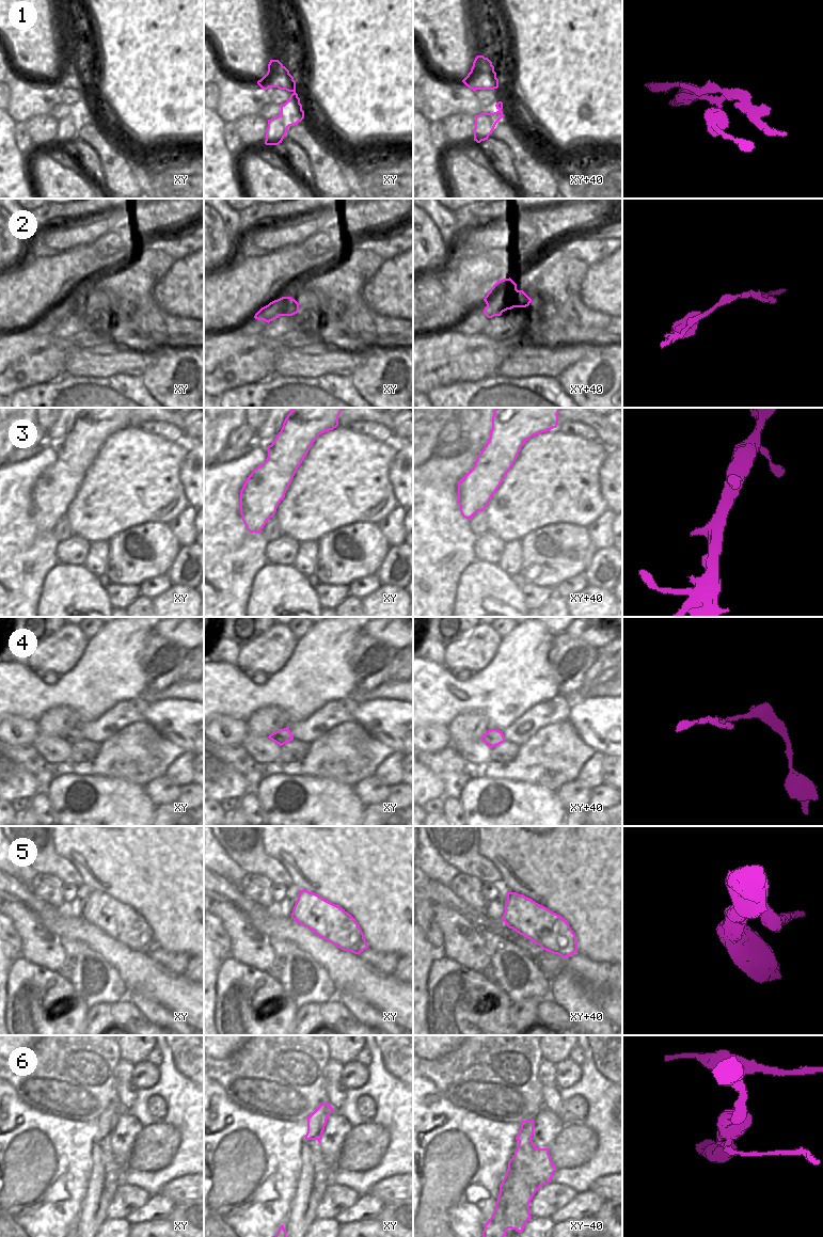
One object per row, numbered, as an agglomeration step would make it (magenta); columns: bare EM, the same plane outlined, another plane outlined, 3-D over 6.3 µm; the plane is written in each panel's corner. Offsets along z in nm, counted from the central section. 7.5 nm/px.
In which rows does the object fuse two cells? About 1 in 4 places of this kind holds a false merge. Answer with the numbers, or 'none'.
1

